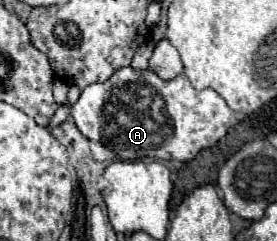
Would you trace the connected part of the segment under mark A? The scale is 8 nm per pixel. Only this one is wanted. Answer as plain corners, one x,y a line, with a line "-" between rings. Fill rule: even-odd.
132,67
116,71
106,83
88,85
70,115
84,137
100,141
118,157
130,161
140,157
190,161
202,149
216,145
238,123
236,113
214,89
196,91
184,75
162,81
150,69
136,71
-
160,97
164,101
162,109

